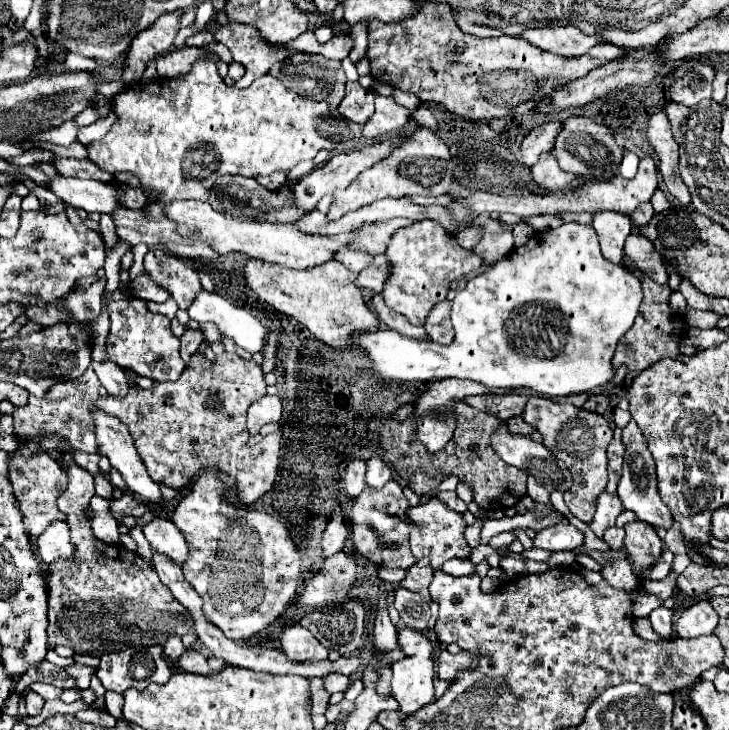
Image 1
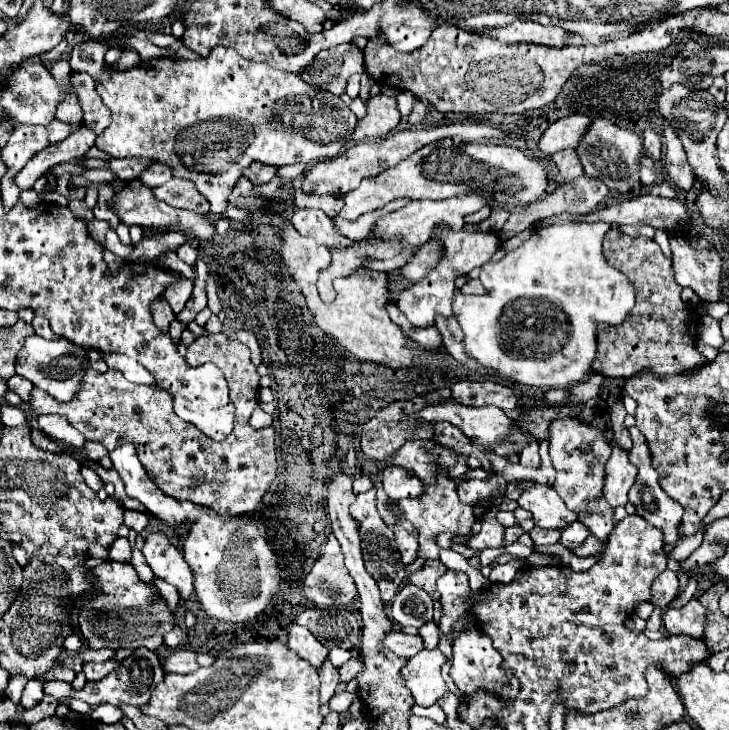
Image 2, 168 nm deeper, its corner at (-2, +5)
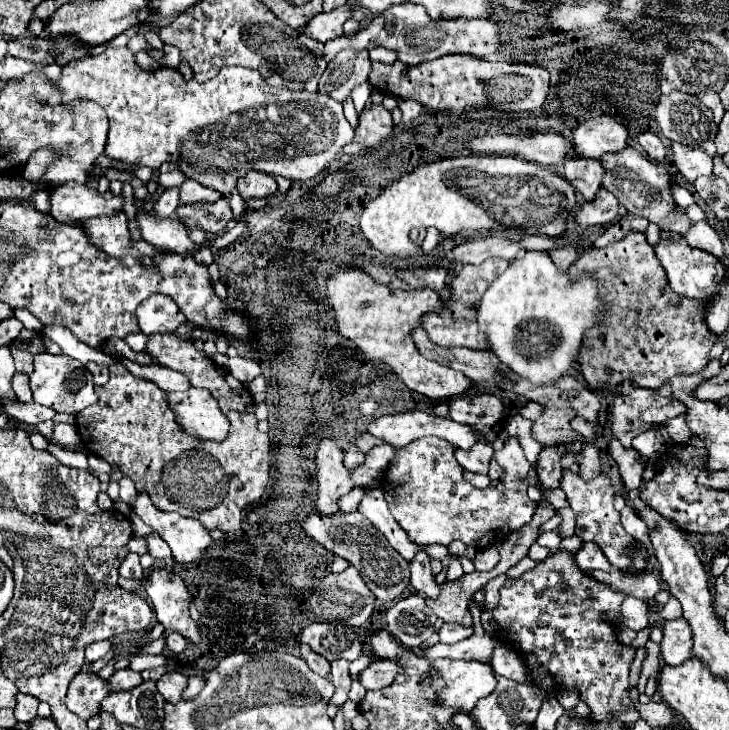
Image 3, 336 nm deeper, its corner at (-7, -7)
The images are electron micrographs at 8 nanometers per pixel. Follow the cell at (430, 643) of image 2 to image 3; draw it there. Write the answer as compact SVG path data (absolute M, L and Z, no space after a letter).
M443 624L443 628L439 630L439 638L445 644L453 644L453 642L465 640L471 634L473 634L473 628L465 628L465 626L459 626L459 624Z

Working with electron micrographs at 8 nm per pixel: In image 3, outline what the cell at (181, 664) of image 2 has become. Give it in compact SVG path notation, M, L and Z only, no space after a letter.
M167 672L159 678L157 690L165 696L166 701L176 704L181 700L183 688L187 687L188 677L181 672Z

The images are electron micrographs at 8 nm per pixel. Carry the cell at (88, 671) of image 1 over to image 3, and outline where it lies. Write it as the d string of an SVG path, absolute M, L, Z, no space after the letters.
M117 670L111 678L109 678L109 686L113 688L113 692L119 692L119 690L131 690L135 686L139 686L143 682L141 674L139 672L133 672L133 670Z

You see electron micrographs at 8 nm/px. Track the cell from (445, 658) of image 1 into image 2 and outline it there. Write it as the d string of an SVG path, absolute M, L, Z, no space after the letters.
M474 628L472 632L462 634L460 638L454 640L454 660L450 668L450 678L454 680L460 694L464 696L472 694L478 688L484 688L484 690L492 690L502 700L512 702L518 696L518 680L510 670L502 670L500 662L502 662L502 656L492 646L492 640L482 630Z

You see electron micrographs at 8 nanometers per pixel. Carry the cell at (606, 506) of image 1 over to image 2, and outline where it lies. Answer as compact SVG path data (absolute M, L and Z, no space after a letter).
M614 446L612 454L606 462L606 480L604 480L604 498L612 504L612 508L628 504L628 490L636 480L636 466L628 462L628 454Z

